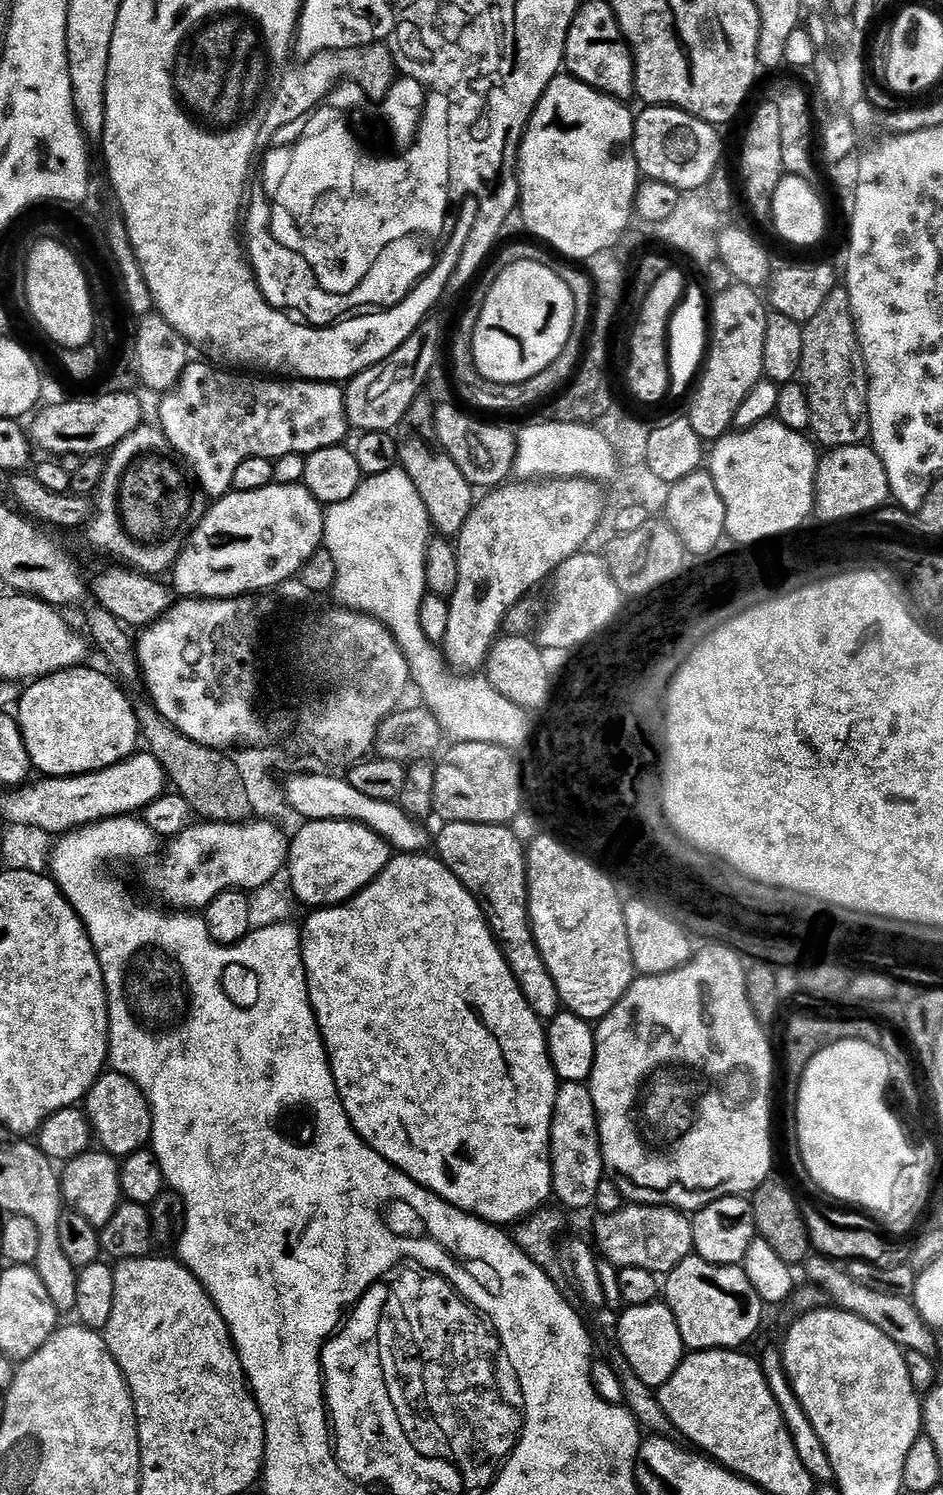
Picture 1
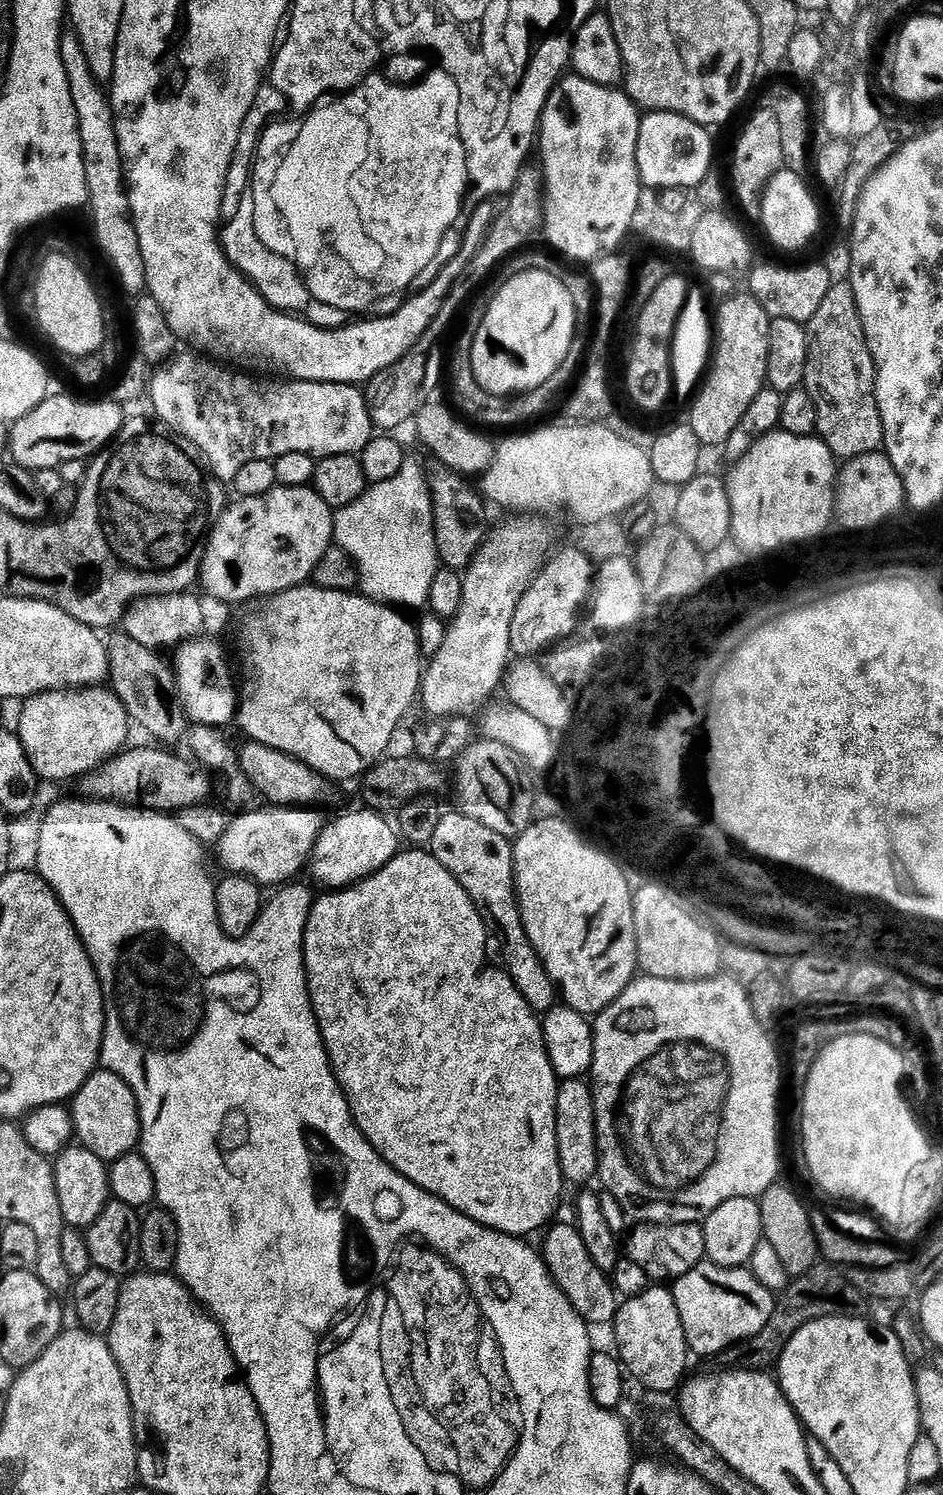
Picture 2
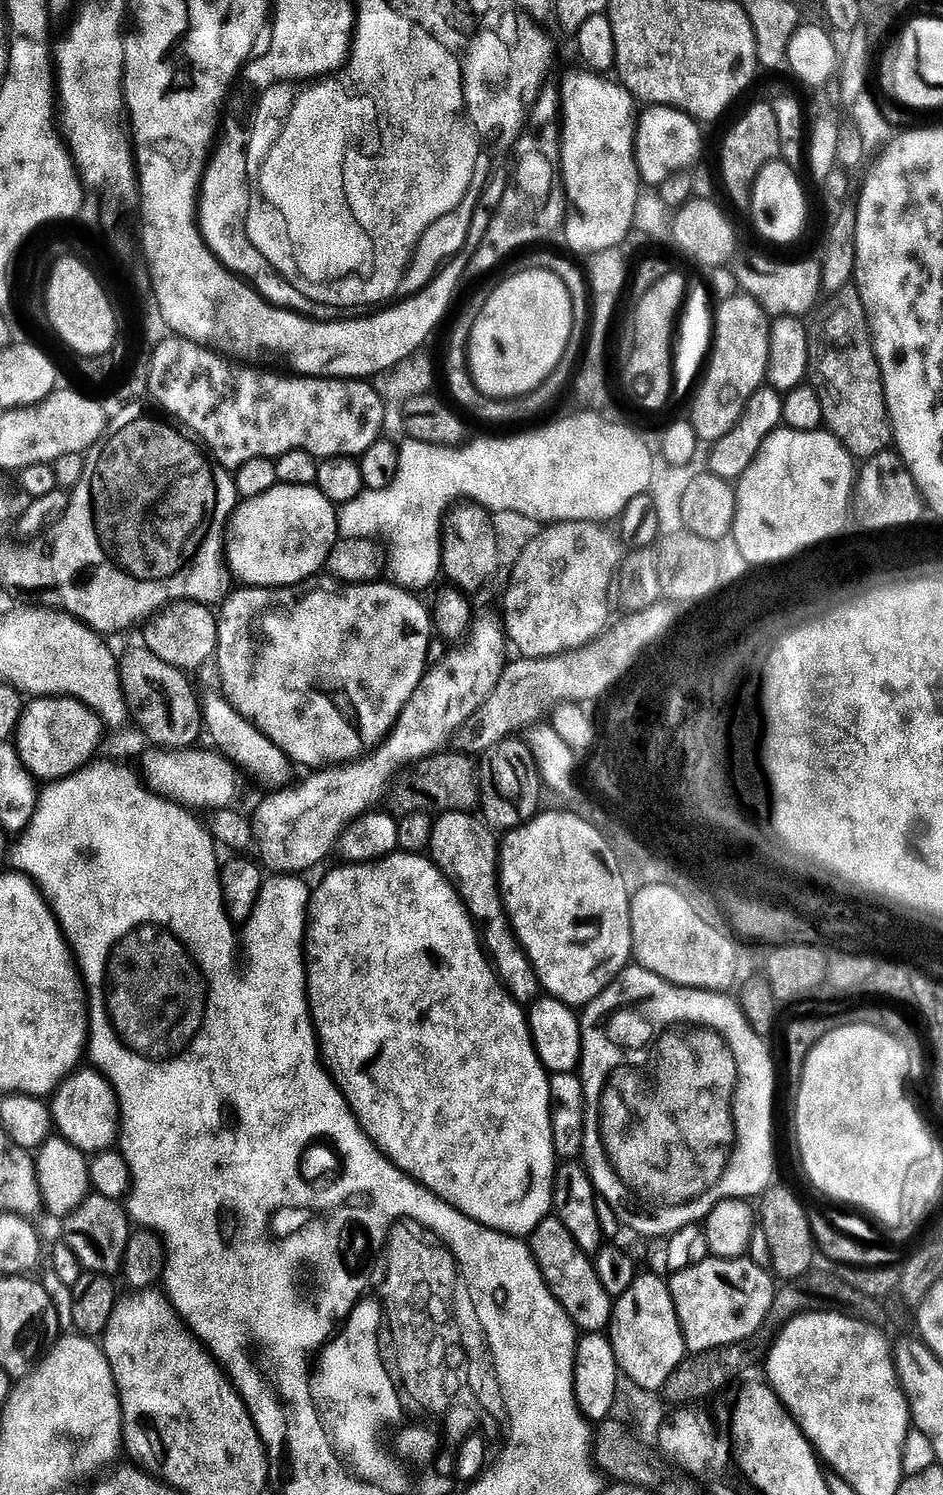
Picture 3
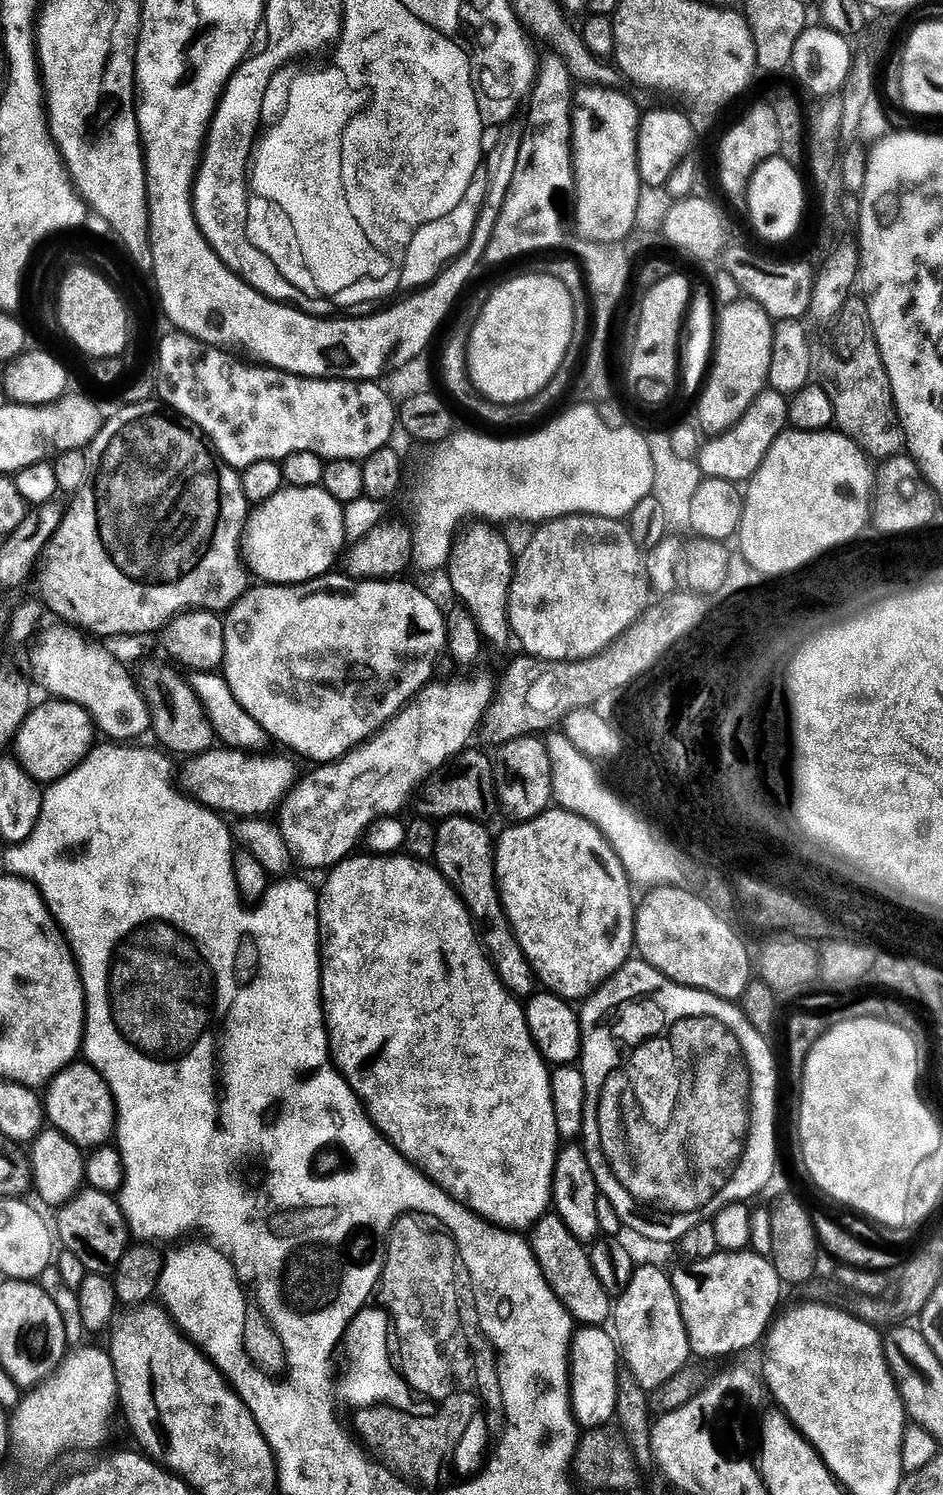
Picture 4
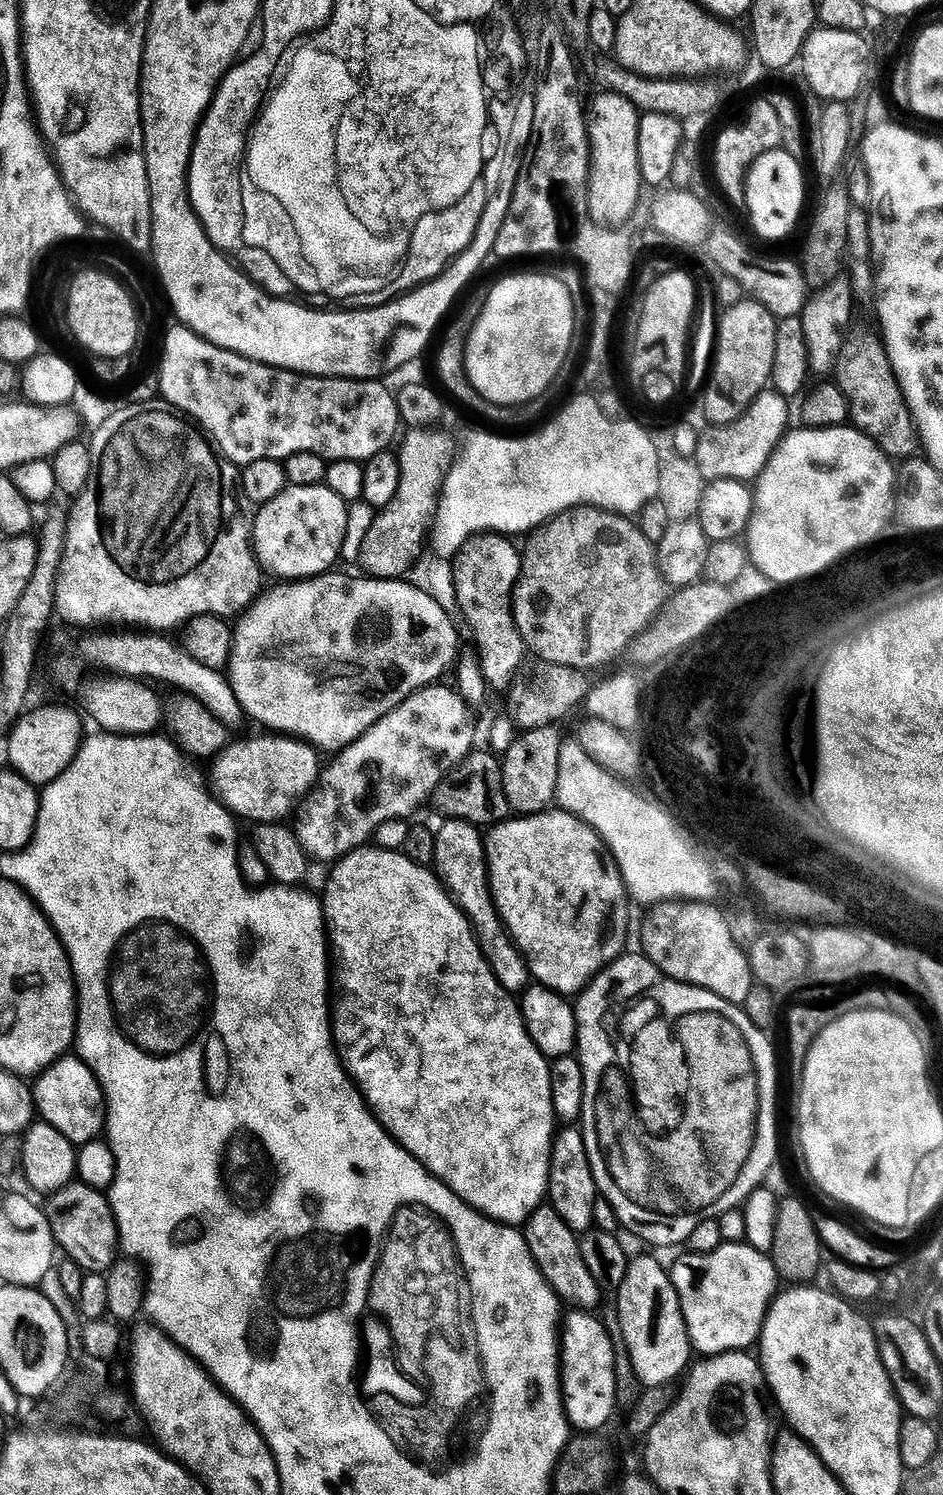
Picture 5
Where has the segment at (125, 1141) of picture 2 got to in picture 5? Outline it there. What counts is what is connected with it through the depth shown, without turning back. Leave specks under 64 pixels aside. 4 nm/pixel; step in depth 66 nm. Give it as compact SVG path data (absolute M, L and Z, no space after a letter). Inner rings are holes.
M58 1060L35 1081L34 1099L43 1123L54 1126L70 1143L83 1146L99 1141L105 1135L109 1109L106 1107L104 1087L83 1060Z

